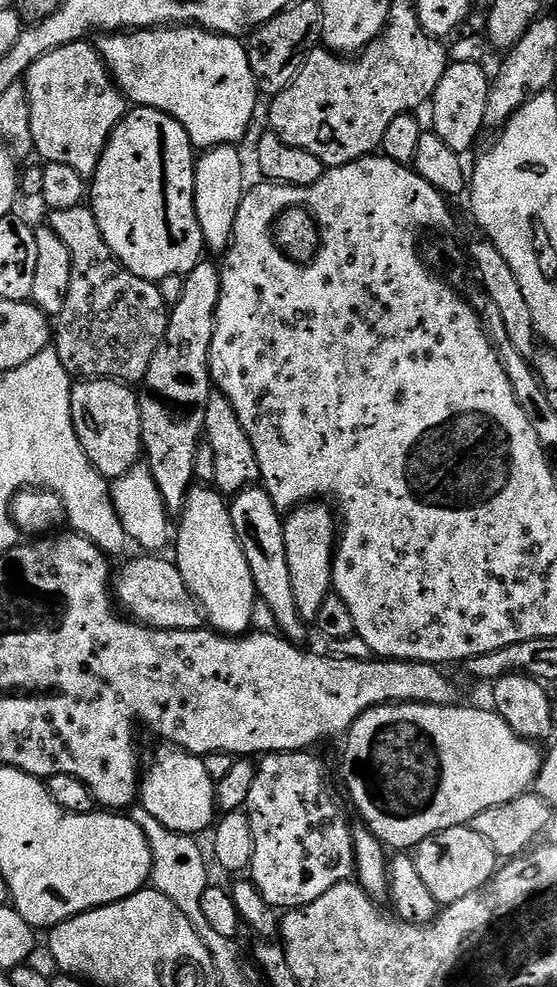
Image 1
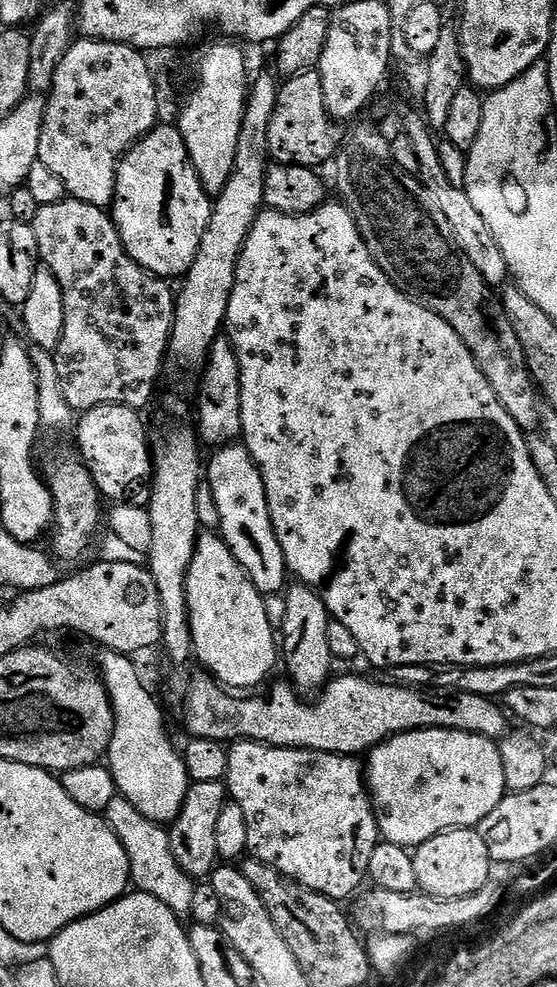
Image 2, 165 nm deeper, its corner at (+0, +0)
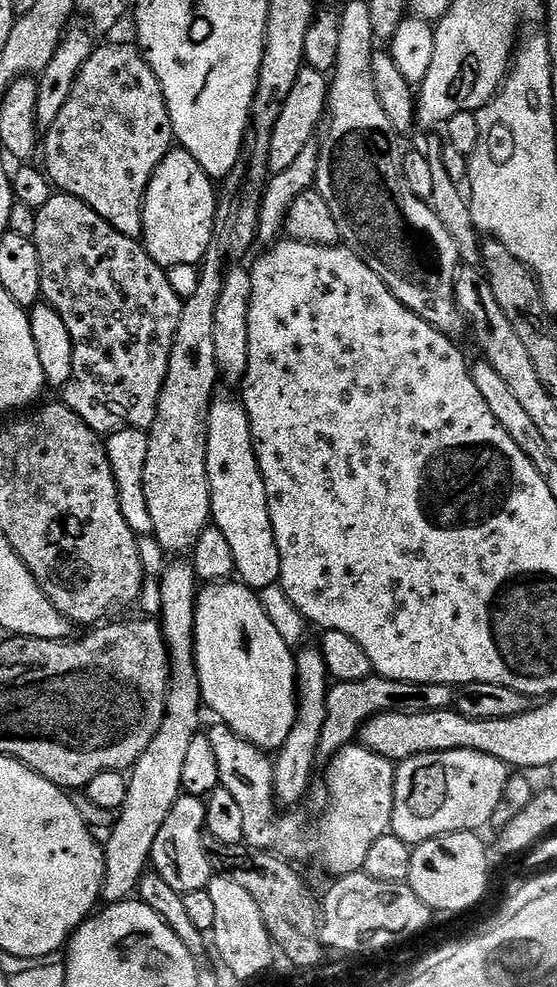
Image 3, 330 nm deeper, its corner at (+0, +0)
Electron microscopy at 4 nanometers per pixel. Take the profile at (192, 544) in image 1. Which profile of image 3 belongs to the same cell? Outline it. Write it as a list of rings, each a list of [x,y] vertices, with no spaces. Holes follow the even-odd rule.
[[[208,582],[196,598],[196,669],[203,703],[219,723],[230,726],[246,742],[265,750],[279,750],[288,740],[297,709],[296,657],[267,617],[259,595],[243,582]]]

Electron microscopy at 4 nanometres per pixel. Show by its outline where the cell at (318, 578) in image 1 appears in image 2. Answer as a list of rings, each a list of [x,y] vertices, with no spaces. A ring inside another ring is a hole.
[[[293,583],[283,593],[284,599],[284,636],[282,632],[282,660],[286,662],[286,668],[291,677],[291,683],[303,693],[311,694],[321,691],[331,679],[332,664],[335,656],[330,650],[330,642],[327,641],[327,627],[331,620],[328,607],[322,602],[317,592],[307,588],[305,584]]]

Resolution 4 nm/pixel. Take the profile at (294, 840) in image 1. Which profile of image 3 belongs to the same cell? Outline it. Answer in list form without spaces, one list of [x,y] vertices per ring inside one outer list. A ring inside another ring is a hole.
[[[219,722],[213,724],[213,728],[207,729],[206,734],[210,738],[210,746],[214,746],[214,754],[218,758],[220,787],[230,790],[230,794],[234,794],[234,798],[238,798],[238,806],[242,806],[244,839],[251,847],[279,854],[292,862],[312,860],[315,856],[318,856],[321,866],[332,875],[332,878],[349,876],[355,872],[364,871],[366,857],[370,854],[370,849],[374,847],[374,842],[378,842],[378,838],[389,835],[394,824],[397,765],[393,761],[387,760],[385,756],[378,754],[372,748],[365,748],[363,743],[347,744],[339,754],[327,761],[328,805],[325,806],[320,821],[317,824],[311,824],[300,813],[300,810],[288,810],[280,814],[284,816],[276,817],[278,805],[272,795],[272,783],[274,782],[273,757],[265,749],[254,746],[236,735],[235,732],[230,730],[230,726]]]

